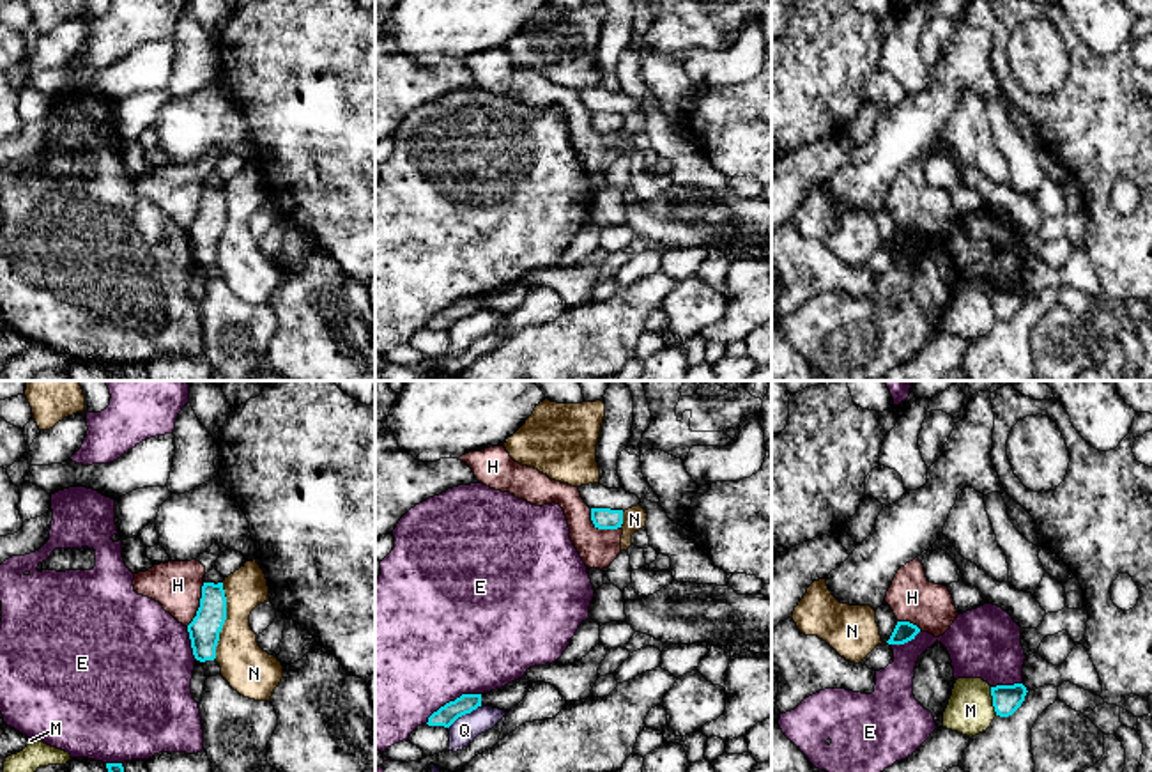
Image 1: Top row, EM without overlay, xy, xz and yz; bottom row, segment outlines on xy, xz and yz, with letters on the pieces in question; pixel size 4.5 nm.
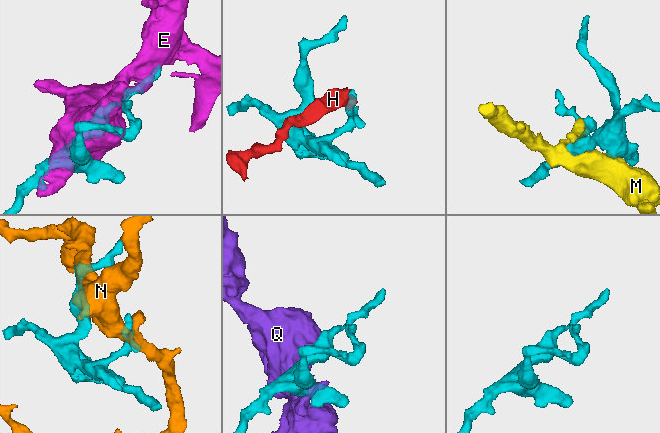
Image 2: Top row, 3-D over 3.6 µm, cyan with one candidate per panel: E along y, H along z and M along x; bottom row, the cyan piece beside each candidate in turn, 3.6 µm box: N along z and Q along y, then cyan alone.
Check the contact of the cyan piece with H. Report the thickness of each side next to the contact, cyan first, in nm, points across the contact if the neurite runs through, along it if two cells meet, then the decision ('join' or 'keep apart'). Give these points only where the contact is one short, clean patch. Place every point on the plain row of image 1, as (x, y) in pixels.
100 nm thick on the cyan side, 180 nm on the other; border along xz (590, 112), (590, 123), (599, 131), (620, 131); keep apart

